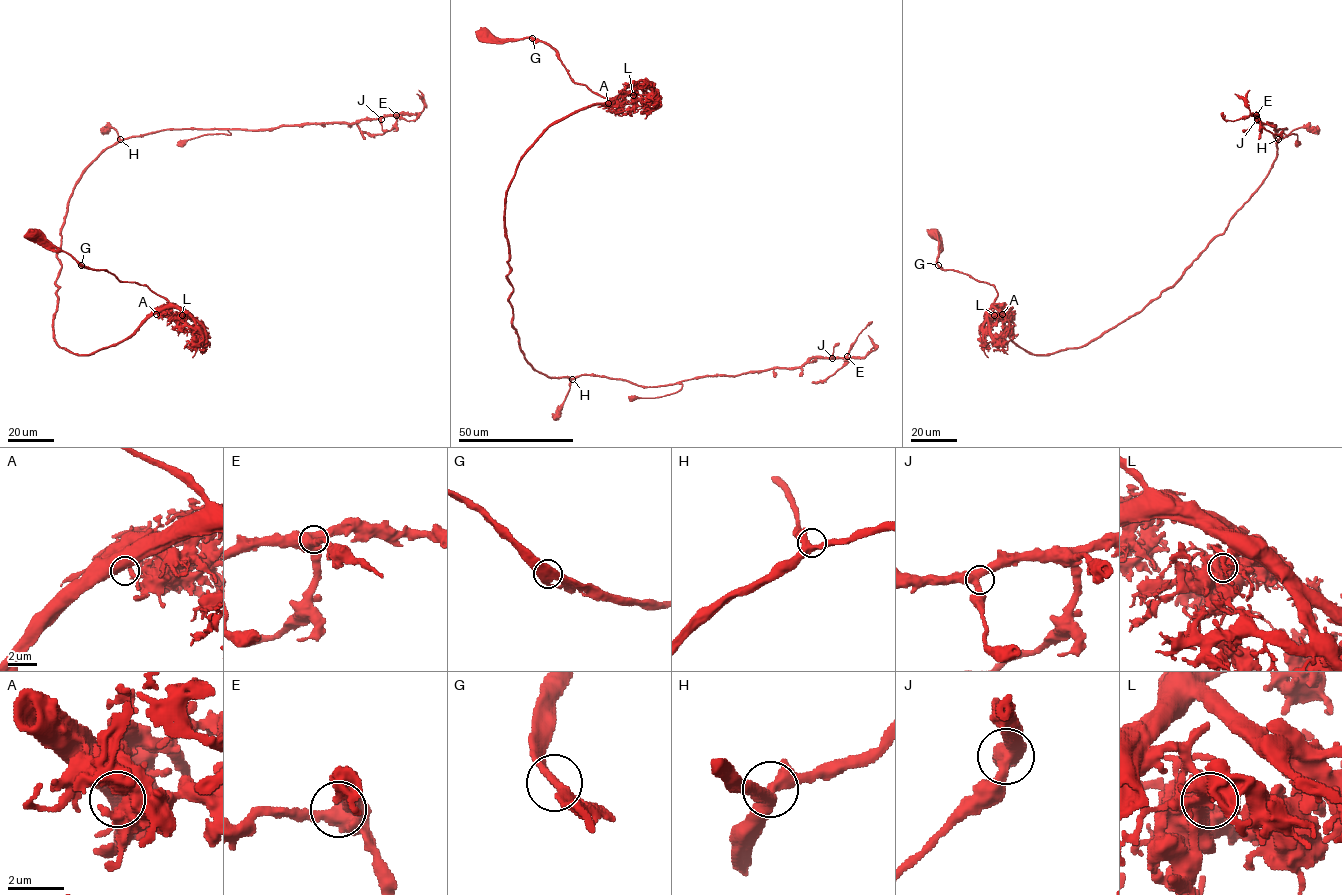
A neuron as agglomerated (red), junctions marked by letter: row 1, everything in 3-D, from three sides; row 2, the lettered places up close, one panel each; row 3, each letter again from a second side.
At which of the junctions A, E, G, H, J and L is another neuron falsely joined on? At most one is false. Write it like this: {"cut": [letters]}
{"cut": []}

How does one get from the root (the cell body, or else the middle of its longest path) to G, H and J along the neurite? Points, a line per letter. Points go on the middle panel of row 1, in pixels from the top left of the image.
G: (483, 35), (491, 34), (500, 39), (532, 38)
H: (483, 35), (546, 42), (574, 82), (620, 95), (555, 121), (506, 192), (519, 347), (538, 371), (572, 379)
J: (483, 35), (546, 42), (574, 82), (620, 95), (555, 121), (506, 192), (534, 369), (660, 386), (832, 358)

